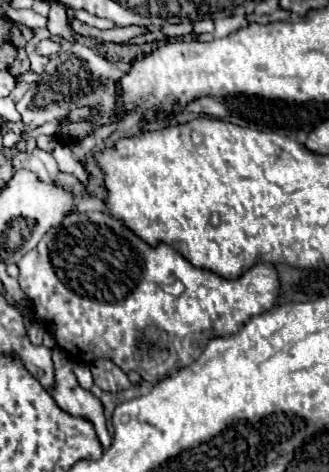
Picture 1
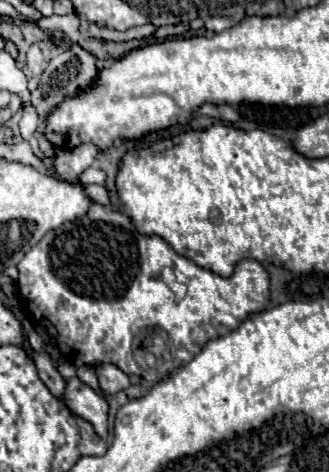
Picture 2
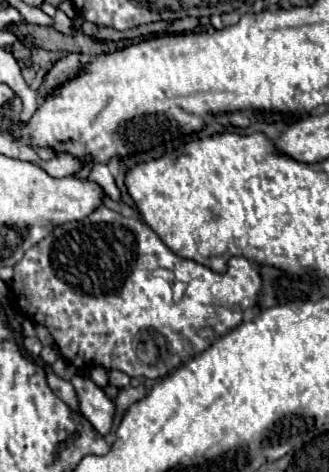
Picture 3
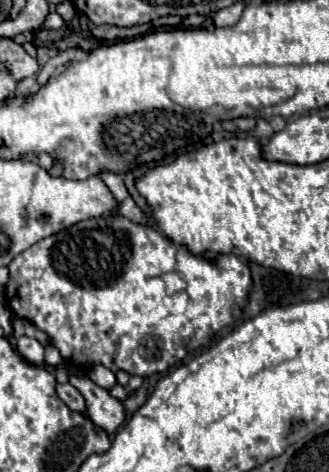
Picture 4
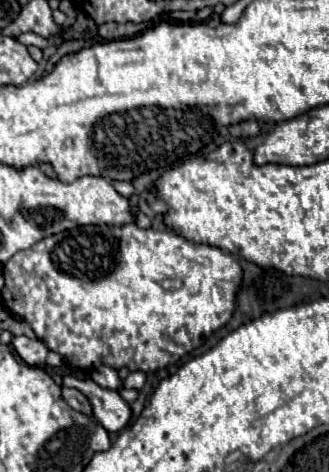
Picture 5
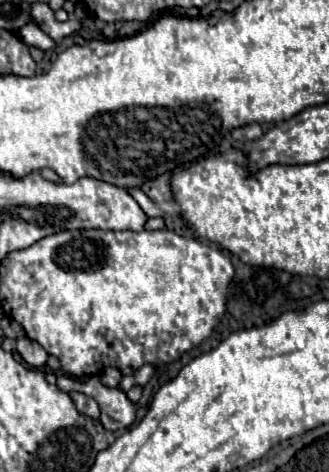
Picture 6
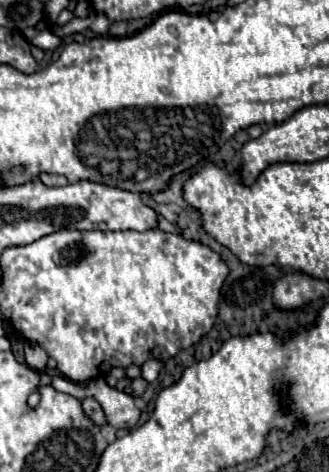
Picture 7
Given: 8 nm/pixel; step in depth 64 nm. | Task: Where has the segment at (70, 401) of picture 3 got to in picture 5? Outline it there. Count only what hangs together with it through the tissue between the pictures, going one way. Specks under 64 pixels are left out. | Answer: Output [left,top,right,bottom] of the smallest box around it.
[62,388,92,416]

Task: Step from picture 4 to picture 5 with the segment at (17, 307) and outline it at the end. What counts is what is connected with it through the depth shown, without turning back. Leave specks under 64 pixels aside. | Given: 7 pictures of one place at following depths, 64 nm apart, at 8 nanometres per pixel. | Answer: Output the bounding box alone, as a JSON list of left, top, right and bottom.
[2,224,240,372]

